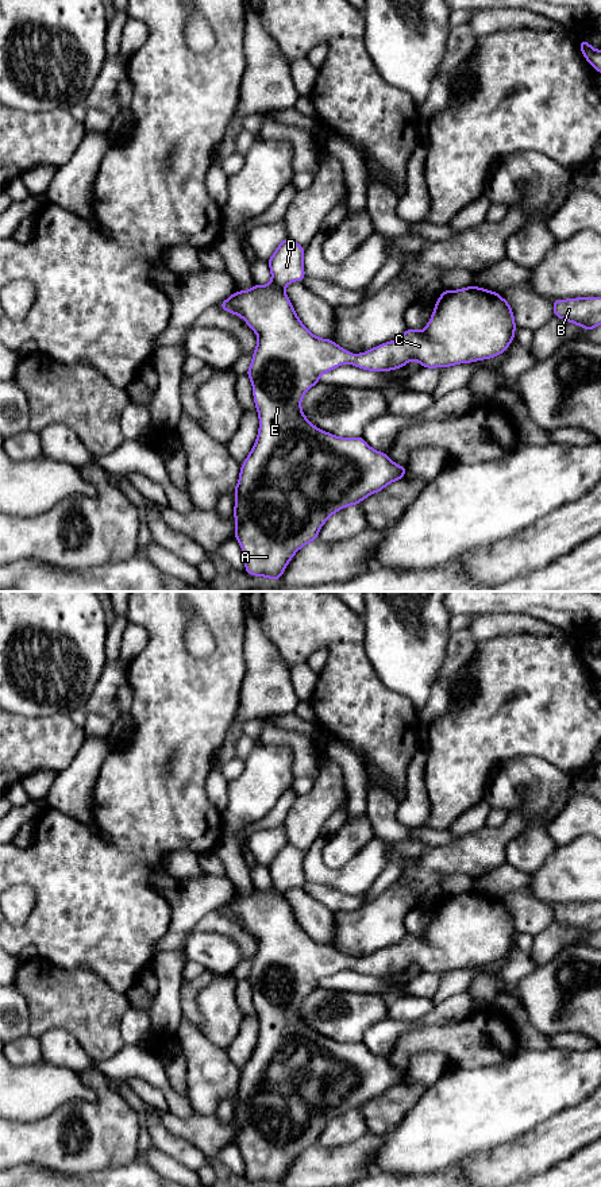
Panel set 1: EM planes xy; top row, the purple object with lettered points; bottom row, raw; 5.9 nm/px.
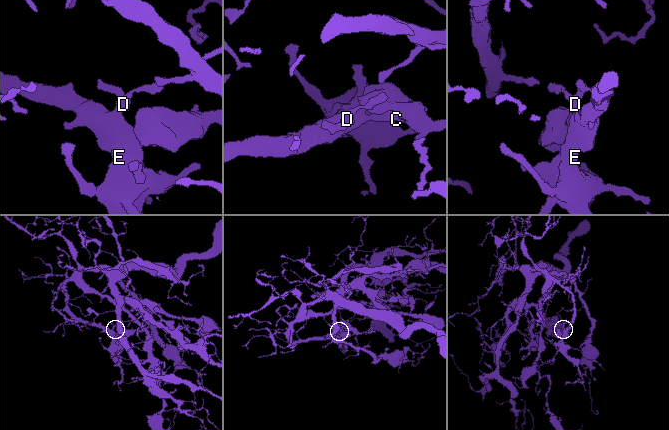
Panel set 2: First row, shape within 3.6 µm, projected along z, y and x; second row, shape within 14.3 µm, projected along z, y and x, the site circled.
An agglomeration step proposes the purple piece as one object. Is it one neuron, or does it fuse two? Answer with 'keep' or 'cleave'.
keep

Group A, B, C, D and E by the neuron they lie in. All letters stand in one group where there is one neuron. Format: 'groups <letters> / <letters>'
groups A B C D E

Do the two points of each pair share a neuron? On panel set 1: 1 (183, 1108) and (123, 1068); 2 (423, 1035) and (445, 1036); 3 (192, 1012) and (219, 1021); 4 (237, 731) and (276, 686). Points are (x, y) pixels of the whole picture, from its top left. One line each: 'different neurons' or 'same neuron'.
1: same neuron
2: same neuron
3: different neurons
4: same neuron

